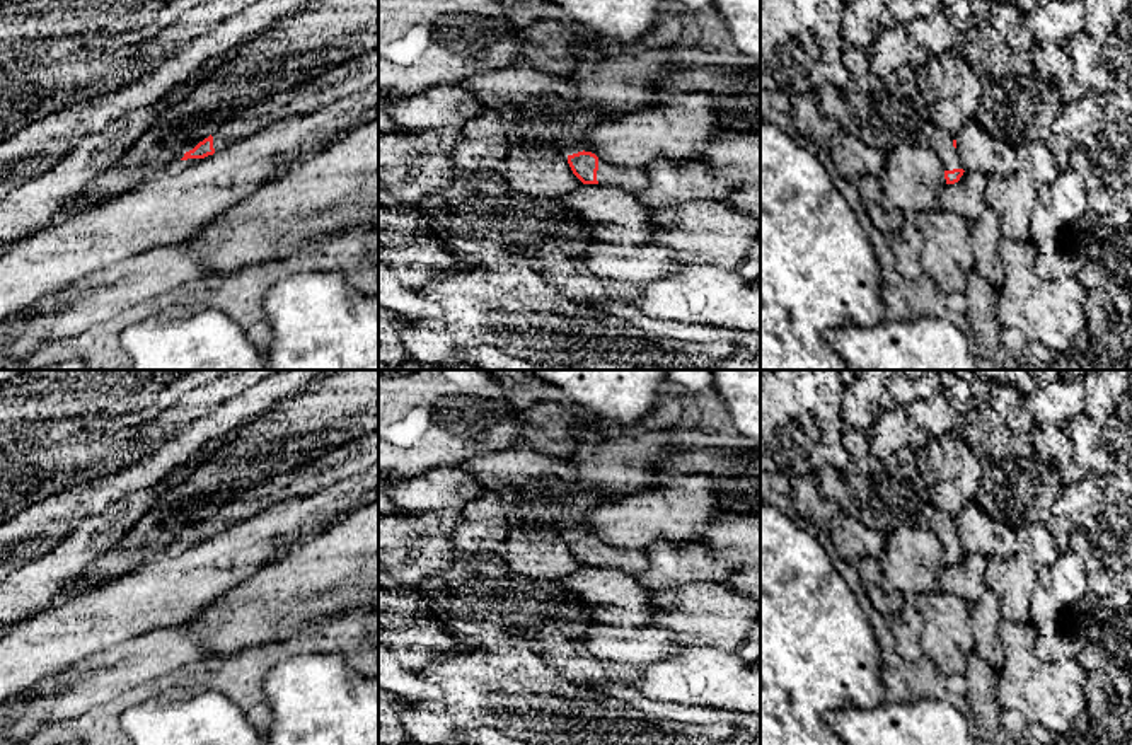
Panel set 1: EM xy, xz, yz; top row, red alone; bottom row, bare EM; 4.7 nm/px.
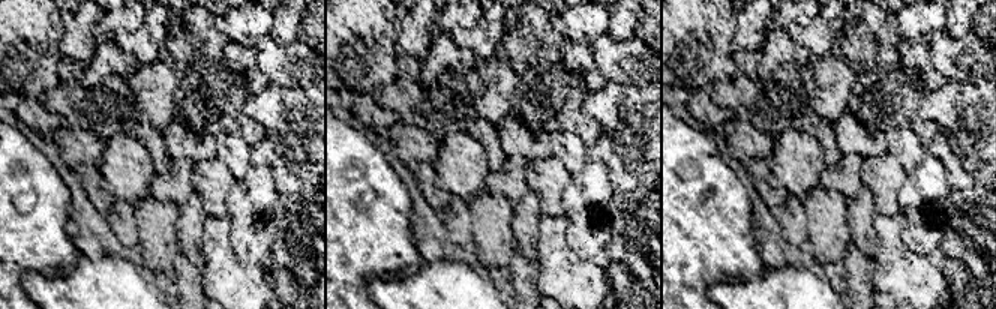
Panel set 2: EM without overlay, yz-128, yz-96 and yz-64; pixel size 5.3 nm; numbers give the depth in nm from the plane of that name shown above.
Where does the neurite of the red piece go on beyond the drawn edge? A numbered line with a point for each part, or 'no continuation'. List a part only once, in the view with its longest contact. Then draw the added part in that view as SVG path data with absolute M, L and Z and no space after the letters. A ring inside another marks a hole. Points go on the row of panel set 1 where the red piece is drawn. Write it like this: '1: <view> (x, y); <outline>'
1: xz (633, 179); M598 159L597 181L600 186L617 186L636 196L646 188L648 176L644 169L621 167Z

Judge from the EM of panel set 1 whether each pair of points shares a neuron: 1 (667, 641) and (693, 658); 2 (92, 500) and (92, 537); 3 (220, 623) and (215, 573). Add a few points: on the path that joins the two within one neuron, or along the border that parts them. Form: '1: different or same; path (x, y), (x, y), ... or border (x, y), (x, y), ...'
1: different; border (686, 645), (641, 665)
2: different; border (106, 508), (86, 519), (62, 542)
3: different; border (253, 575), (213, 599), (188, 623)

